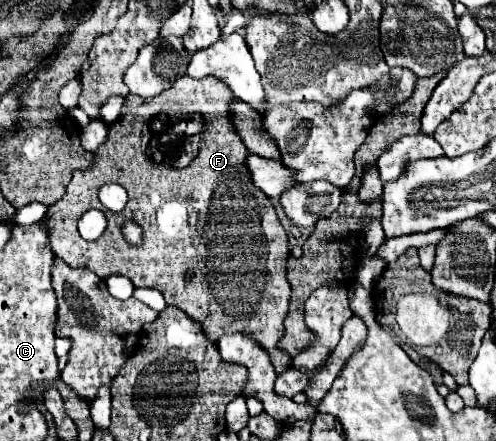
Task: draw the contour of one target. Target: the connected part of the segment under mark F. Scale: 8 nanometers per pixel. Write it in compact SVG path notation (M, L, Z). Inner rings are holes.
M445 74L419 78L415 100L407 100L407 104L399 104L399 108L375 120L363 146L355 152L357 174L347 186L347 196L343 196L341 206L331 214L333 218L329 216L315 224L313 234L301 246L301 258L289 256L289 236L277 218L273 202L247 176L243 160L249 152L227 116L233 92L221 80L215 80L215 76L201 80L183 76L167 92L145 100L139 108L129 110L125 120L109 128L107 140L93 154L93 164L85 170L75 170L65 196L47 210L51 250L69 266L91 268L103 280L121 274L137 288L159 290L167 304L181 308L191 320L201 324L209 342L217 344L221 336L235 332L251 336L271 356L275 372L283 374L291 368L291 356L311 342L303 320L307 296L319 284L351 286L351 278L343 274L341 262L345 258L363 258L359 216L379 218L381 200L363 206L357 198L363 164L375 164L379 152L385 152L399 136L419 134L421 112L443 78ZM109 182L121 184L129 194L129 202L119 214L107 210L97 198L99 188ZM91 208L107 216L107 228L95 242L83 240L77 232L79 216ZM337 218L349 220L339 226ZM125 220L143 228L141 246L133 246L123 238L121 226ZM189 268L195 270L191 282L185 280Z

